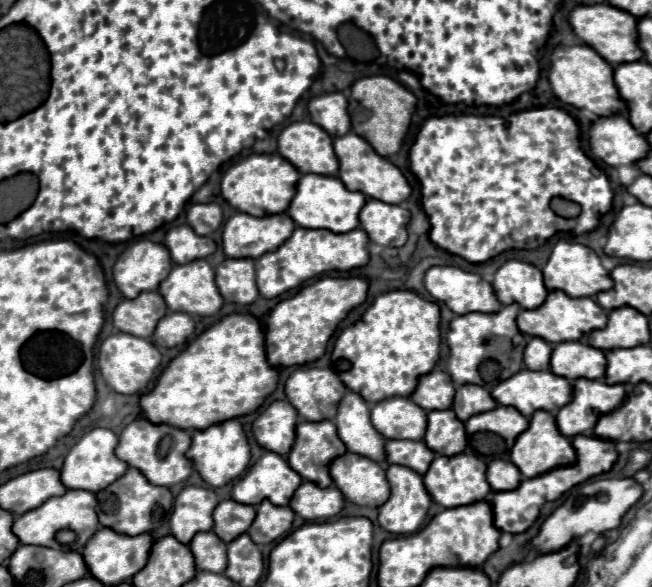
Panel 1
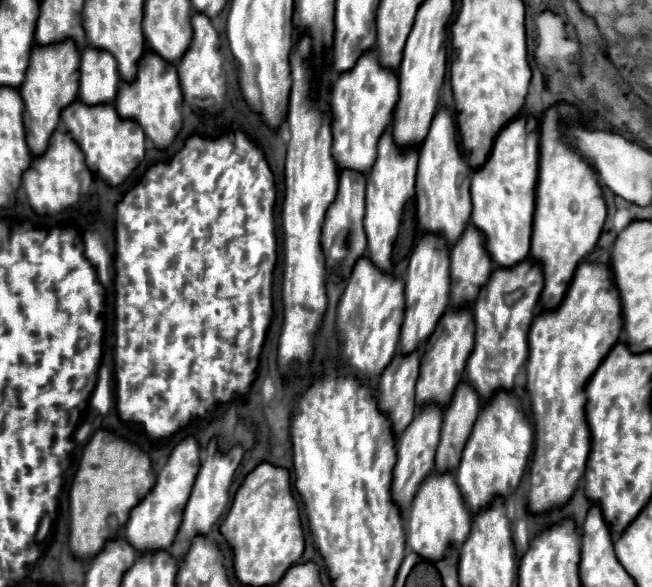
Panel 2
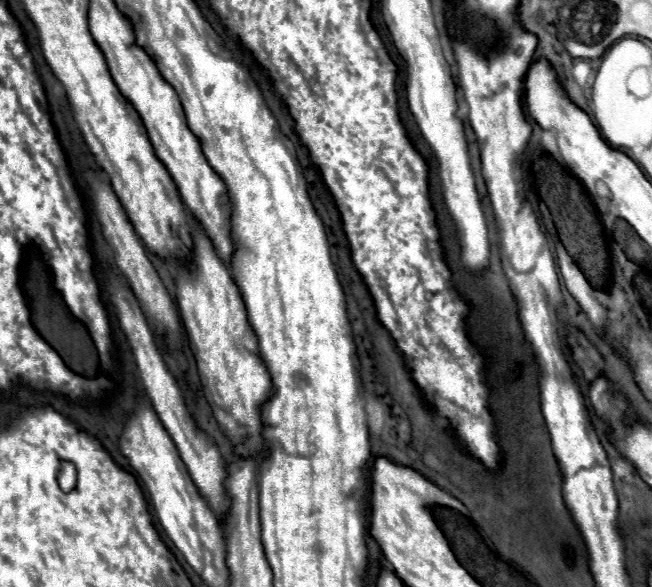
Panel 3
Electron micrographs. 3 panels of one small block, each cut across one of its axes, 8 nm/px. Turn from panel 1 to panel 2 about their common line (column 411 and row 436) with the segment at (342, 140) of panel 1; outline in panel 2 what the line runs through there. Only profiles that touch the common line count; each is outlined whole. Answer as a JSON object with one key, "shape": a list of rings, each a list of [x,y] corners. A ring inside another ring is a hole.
{"shape":[[[188,436],[172,448],[168,464],[160,470],[154,488],[146,494],[144,500],[140,500],[130,510],[128,522],[124,526],[124,536],[138,552],[170,548],[170,544],[182,524],[182,512],[184,512],[184,506],[192,492],[192,484],[196,480],[198,470],[200,470],[200,444],[196,442],[194,436]]]}

